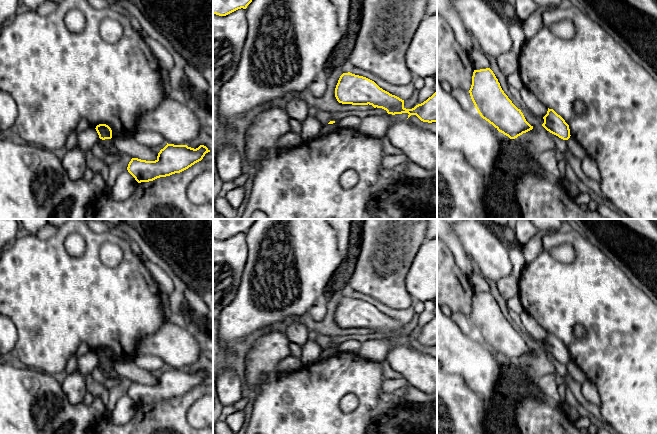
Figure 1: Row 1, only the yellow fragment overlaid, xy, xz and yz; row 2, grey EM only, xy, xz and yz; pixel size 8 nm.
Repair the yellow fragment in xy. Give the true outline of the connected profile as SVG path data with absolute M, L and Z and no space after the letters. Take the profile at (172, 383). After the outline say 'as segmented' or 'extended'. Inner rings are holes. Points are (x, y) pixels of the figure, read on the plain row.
M168 368L160 374L155 385L132 382L128 396L138 407L153 405L160 401L180 397L201 385L210 374L200 369L194 373L187 369Z; as segmented

